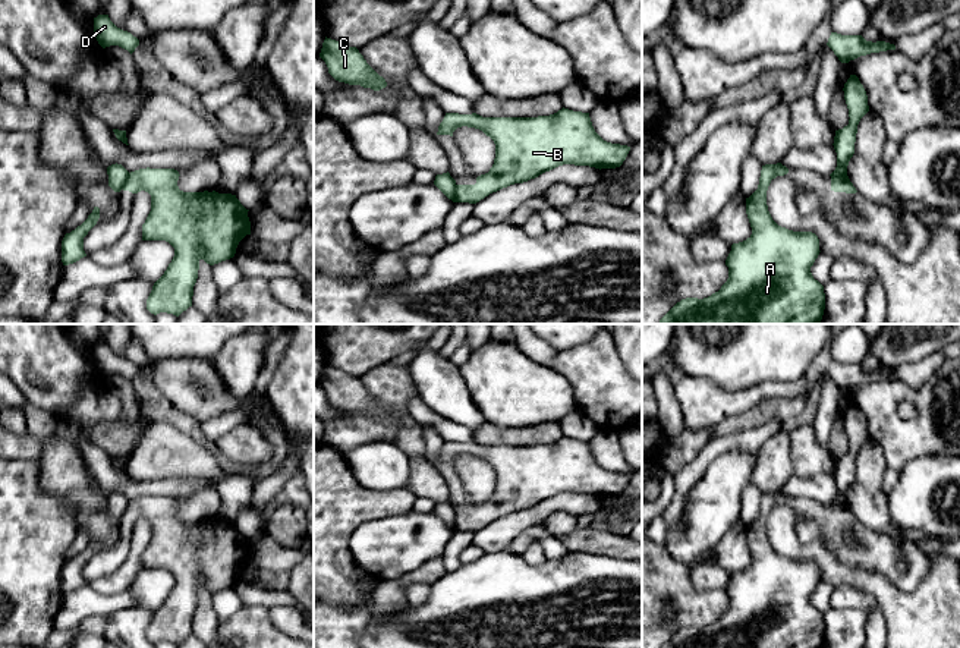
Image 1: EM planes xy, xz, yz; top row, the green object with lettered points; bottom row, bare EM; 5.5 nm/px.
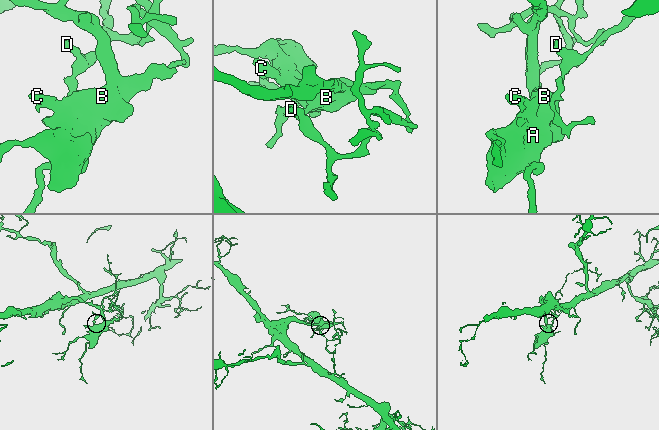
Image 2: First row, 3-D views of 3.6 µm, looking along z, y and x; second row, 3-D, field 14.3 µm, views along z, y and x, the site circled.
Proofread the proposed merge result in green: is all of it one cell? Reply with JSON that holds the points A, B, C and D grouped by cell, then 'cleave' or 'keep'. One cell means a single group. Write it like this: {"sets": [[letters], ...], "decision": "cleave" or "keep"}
{"sets": [["A", "B", "C"], ["D"]], "decision": "cleave"}

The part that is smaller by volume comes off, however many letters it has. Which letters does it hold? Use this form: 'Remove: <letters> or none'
Remove: D

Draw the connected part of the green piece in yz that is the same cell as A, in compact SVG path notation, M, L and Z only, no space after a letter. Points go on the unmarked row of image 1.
M781 491L762 494L758 518L746 526L752 563L731 573L725 588L728 607L721 617L704 627L682 627L661 648L822 648L824 614L811 601L821 581L819 567L812 560L793 560L778 554L767 534L771 509L787 501L789 497Z

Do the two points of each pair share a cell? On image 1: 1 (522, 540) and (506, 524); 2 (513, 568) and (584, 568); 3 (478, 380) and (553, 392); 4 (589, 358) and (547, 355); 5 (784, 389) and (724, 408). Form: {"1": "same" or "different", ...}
{"1": "different", "2": "same", "3": "same", "4": "different", "5": "same"}

